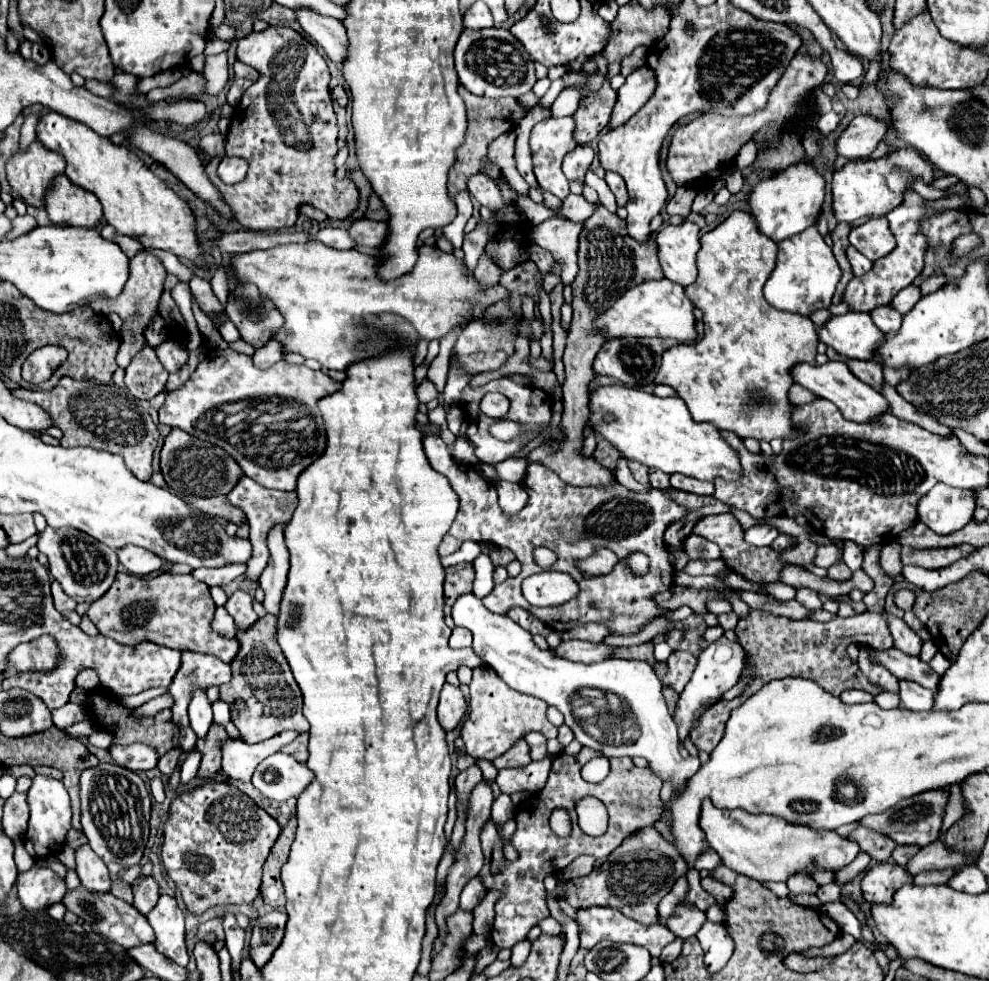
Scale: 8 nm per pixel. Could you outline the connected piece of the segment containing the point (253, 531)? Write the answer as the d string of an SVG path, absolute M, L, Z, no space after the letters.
M241 477L241 481L237 483L237 487L227 495L229 501L243 509L247 513L247 519L249 521L249 540L252 544L253 557L247 561L247 573L245 577L249 577L251 581L257 581L257 577L261 575L261 571L265 569L267 561L269 561L269 547L267 547L266 539L268 532L273 525L287 525L295 513L295 507L297 507L297 493L295 491L275 491L275 489L265 489L261 487L259 483L255 483L253 479L249 477Z

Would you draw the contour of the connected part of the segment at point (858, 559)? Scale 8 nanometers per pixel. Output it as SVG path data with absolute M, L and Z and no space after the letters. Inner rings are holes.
M843 541L843 549L845 550L844 563L852 572L860 569L863 562L863 550L852 541Z

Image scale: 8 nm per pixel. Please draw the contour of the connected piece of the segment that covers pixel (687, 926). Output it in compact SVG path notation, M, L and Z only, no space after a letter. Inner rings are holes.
M679 905L677 911L671 913L671 919L667 919L667 927L669 927L669 931L675 937L689 939L701 929L703 921L705 921L705 913L703 911L699 911L695 907Z

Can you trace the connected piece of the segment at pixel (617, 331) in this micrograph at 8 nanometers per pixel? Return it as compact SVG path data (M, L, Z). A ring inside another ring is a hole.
M667 279L645 281L627 291L611 309L597 317L593 329L595 333L601 331L605 335L605 341L617 337L673 337L681 343L697 339L693 303L687 299L681 285Z

